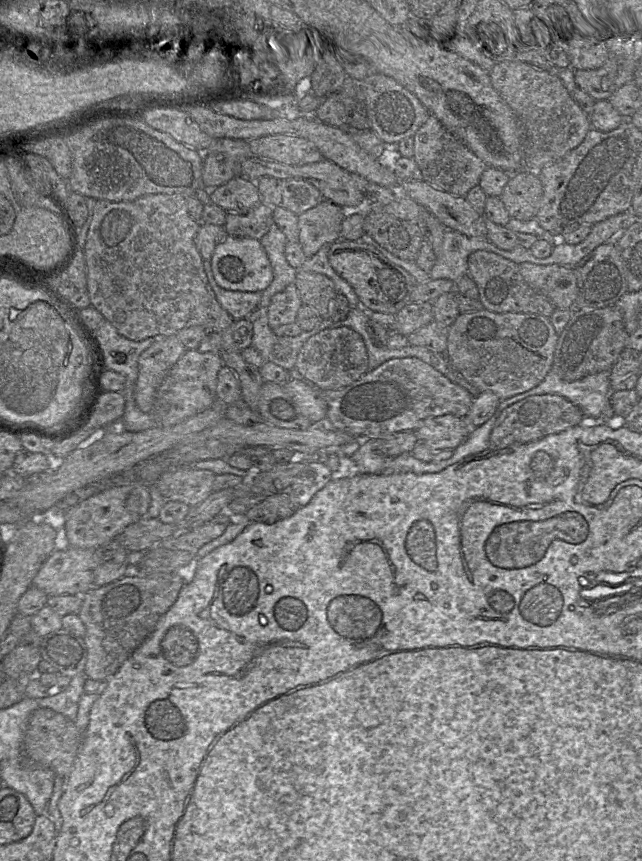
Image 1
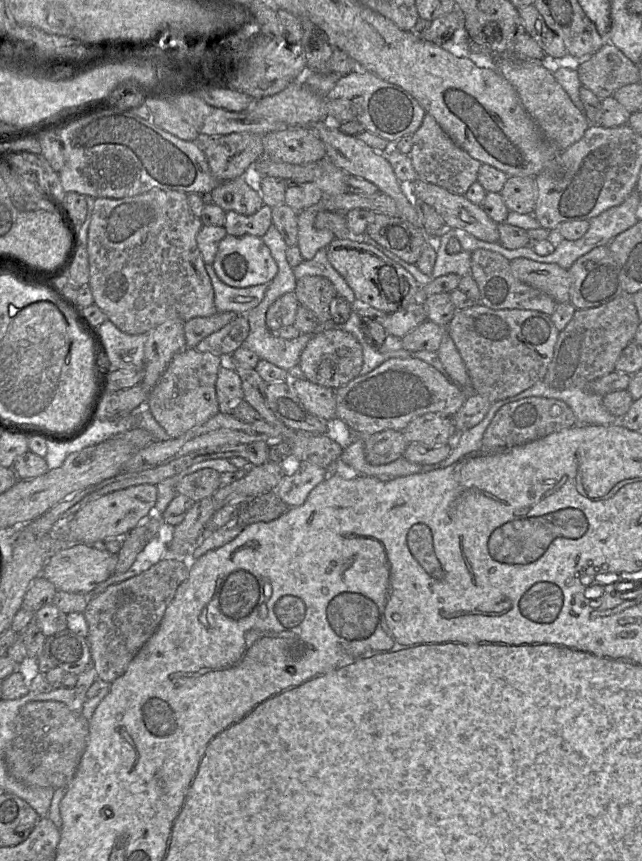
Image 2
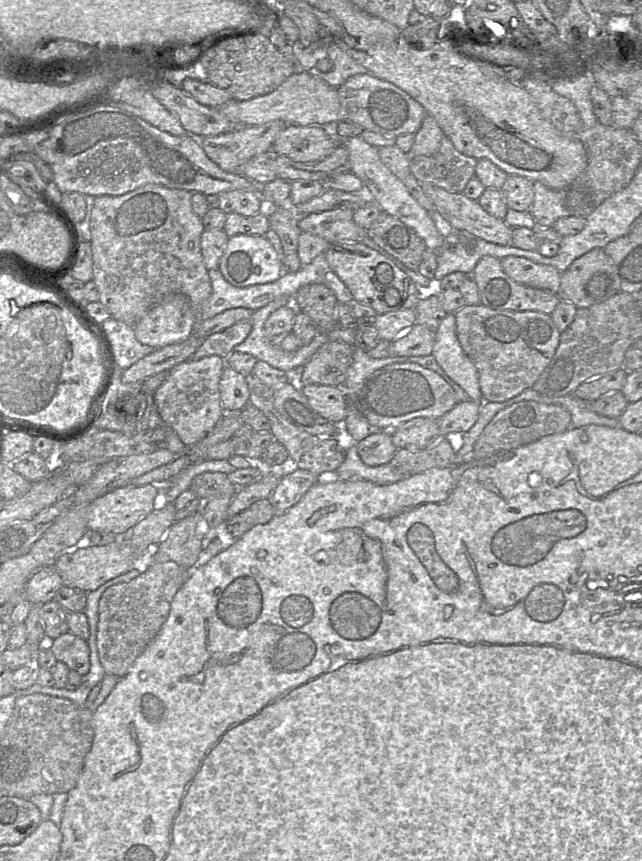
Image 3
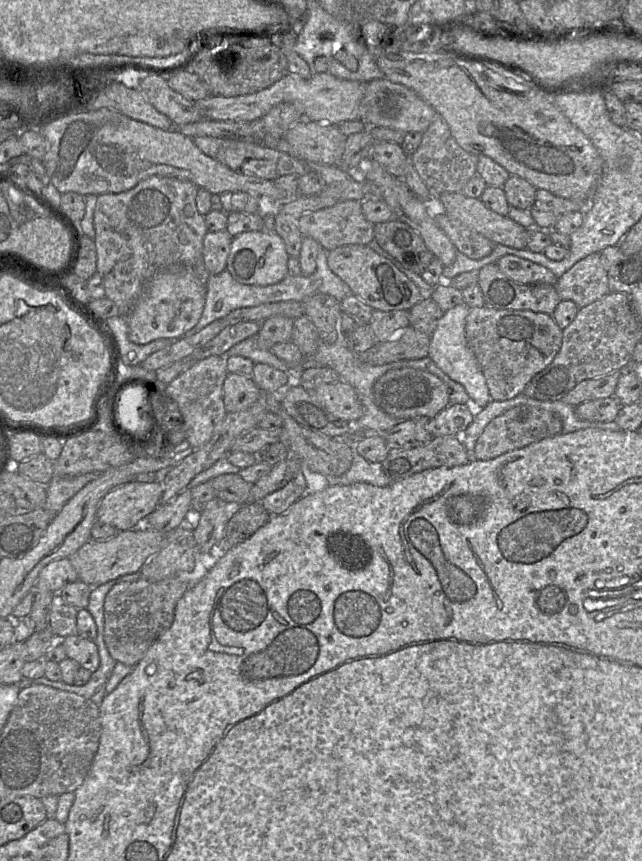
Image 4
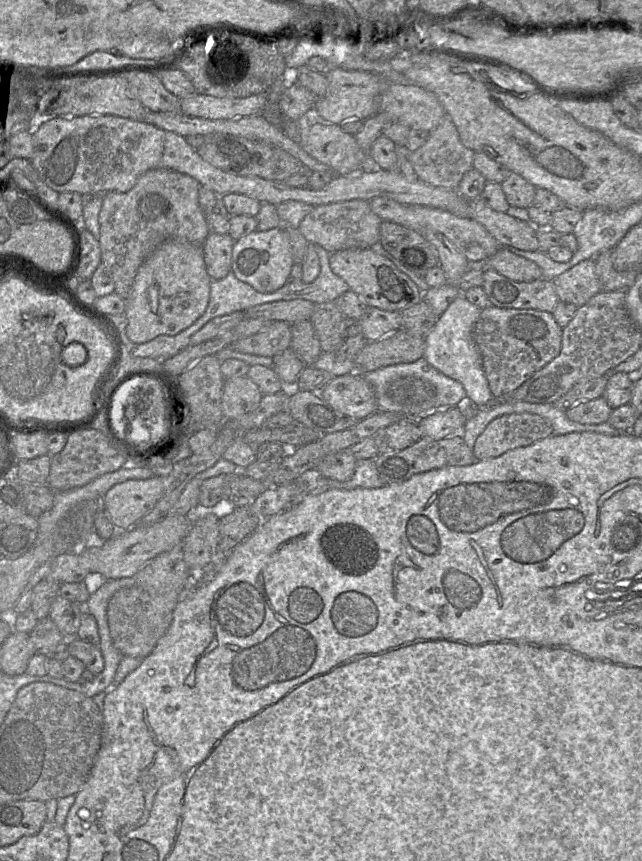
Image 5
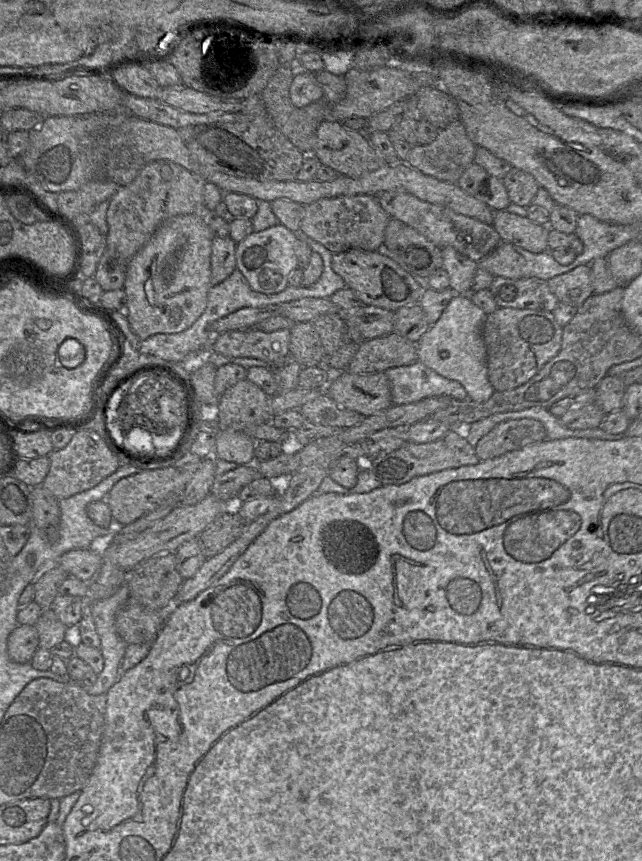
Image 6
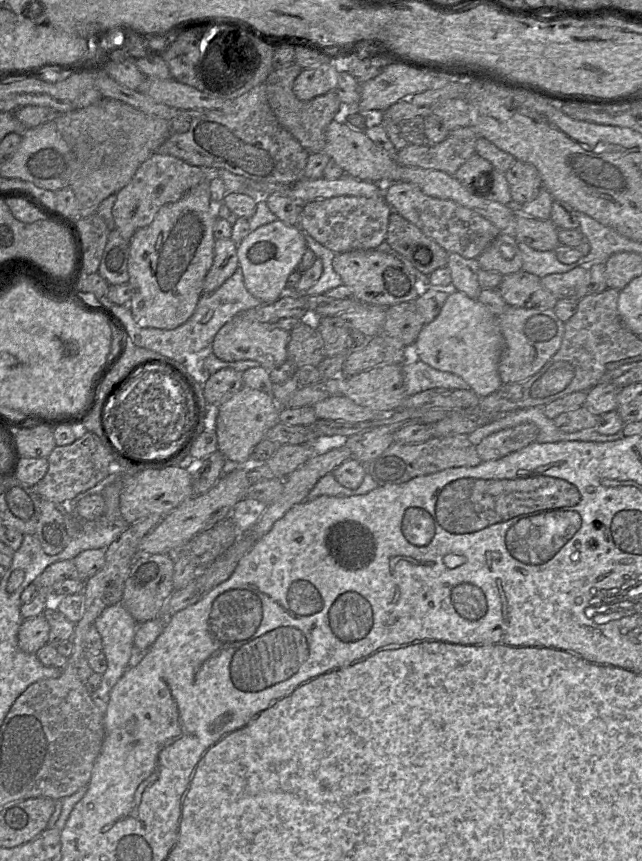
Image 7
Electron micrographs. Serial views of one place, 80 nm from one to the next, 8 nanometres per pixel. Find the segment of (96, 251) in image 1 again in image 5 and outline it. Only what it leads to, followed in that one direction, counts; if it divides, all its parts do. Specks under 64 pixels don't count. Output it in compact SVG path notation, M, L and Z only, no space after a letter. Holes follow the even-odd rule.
M150 169L127 192L103 195L99 212L101 262L110 271L114 292L123 299L144 260L168 240L183 240L202 245L209 235L206 218L199 206L201 184L193 177L169 169Z

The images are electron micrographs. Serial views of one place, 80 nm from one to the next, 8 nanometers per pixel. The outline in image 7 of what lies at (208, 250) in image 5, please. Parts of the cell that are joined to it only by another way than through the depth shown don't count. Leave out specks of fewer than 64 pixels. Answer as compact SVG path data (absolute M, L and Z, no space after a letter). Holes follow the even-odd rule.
M230 238L216 239L213 263L203 281L203 293L218 289L238 267L237 244Z

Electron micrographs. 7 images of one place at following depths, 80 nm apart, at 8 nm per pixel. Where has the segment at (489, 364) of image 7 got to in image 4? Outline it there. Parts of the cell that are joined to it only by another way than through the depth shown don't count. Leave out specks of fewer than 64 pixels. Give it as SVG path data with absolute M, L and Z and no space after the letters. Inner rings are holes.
M463 303L443 314L430 335L428 356L449 378L465 388L470 397L470 404L475 409L479 409L484 408L491 401L491 397L479 363L467 344L465 326L469 310L470 308Z

